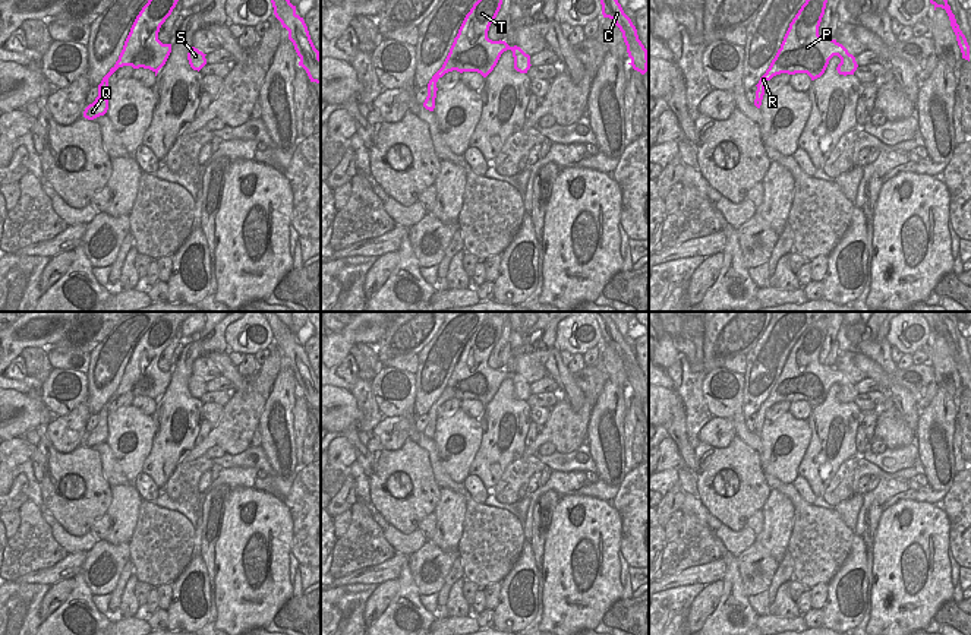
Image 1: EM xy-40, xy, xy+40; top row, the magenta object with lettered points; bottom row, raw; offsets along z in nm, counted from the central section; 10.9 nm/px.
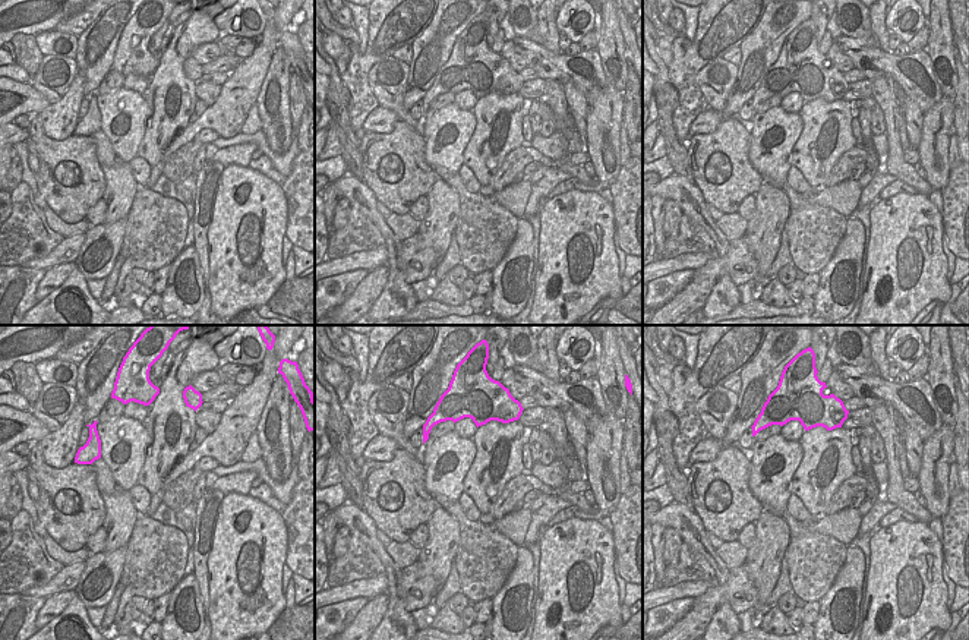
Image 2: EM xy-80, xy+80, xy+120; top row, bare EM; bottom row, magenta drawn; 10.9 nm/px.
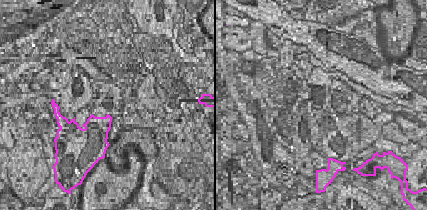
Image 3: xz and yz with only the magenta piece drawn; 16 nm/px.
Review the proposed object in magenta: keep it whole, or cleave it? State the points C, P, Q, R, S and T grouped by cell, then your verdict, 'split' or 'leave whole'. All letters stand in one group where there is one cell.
C P Q R S T | leave whole

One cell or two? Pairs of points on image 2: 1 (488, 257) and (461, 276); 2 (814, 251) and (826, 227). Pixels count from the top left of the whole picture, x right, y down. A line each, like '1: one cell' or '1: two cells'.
1: two cells
2: one cell

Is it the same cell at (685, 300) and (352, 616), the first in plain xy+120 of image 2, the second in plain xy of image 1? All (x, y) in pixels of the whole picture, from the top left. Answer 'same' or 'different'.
different

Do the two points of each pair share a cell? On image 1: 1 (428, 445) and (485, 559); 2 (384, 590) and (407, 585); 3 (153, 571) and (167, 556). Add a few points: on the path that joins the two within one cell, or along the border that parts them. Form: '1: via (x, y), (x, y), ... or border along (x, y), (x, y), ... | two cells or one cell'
1: via (441, 474), (467, 496), (485, 530) | one cell
2: border along (397, 578), (397, 593), (380, 615) | two cells
3: via (155, 568), (164, 559) | one cell

